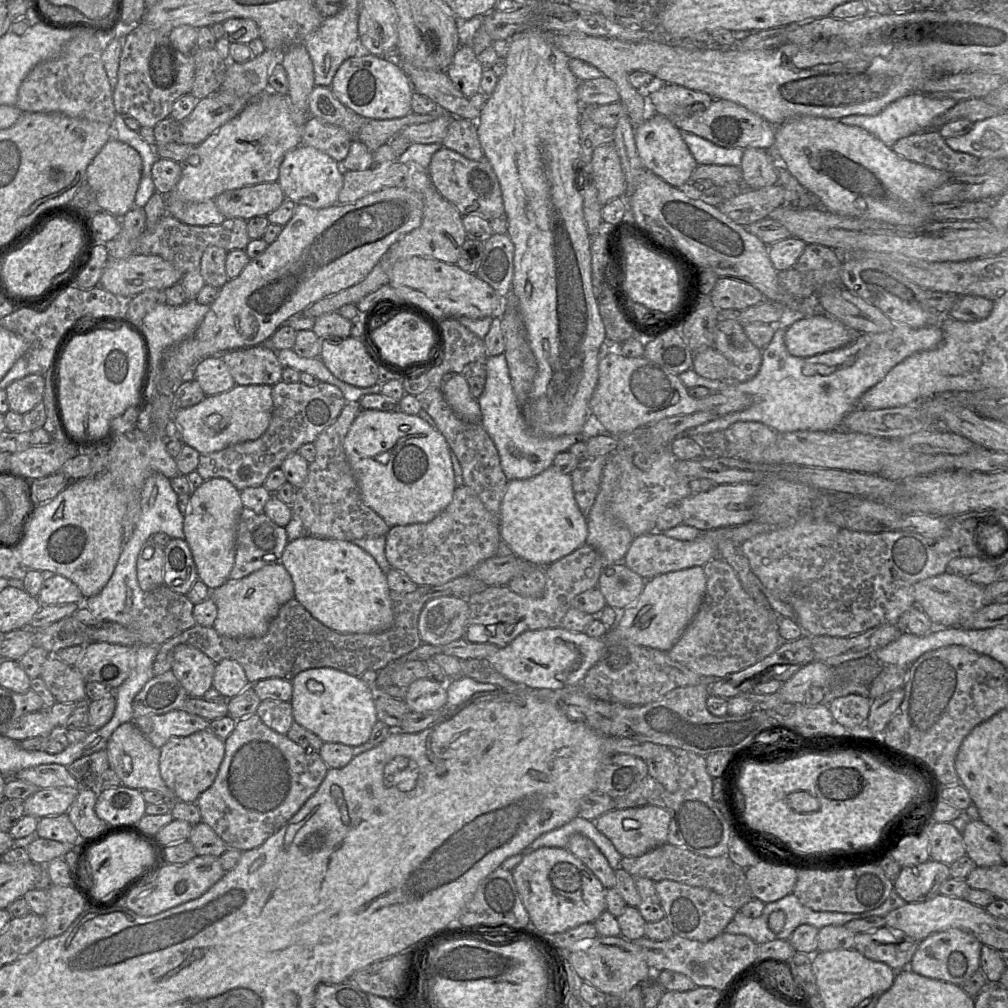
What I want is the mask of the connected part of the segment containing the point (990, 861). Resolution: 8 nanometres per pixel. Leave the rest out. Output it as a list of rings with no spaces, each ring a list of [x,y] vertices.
[[[972,820],[963,833],[966,855],[977,867],[993,867],[1004,864],[997,833],[981,820]]]

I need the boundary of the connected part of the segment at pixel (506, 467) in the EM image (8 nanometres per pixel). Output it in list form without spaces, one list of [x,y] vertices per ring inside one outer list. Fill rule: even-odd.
[[[504,353],[489,356],[485,361],[486,380],[483,391],[478,399],[481,409],[480,423],[485,431],[492,439],[500,458],[501,468],[508,479],[528,479],[532,478],[552,465],[556,455],[560,452],[568,451],[576,442],[582,440],[581,434],[561,435],[557,437],[546,437],[533,433],[527,426],[525,419],[521,413],[521,408],[517,402],[509,369]]]

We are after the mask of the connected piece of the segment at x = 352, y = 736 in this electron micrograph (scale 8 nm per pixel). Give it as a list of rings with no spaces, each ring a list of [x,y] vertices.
[[[330,667],[311,668],[298,673],[292,680],[291,705],[293,722],[316,734],[323,742],[337,742],[358,746],[369,740],[373,726],[378,721],[375,709],[376,691],[367,686],[360,676],[350,675]]]

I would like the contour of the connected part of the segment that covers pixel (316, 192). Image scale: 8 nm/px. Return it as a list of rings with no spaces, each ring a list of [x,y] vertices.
[[[300,144],[284,156],[279,168],[278,183],[286,199],[296,205],[321,209],[338,204],[338,195],[343,187],[344,170],[341,164],[320,150]]]

